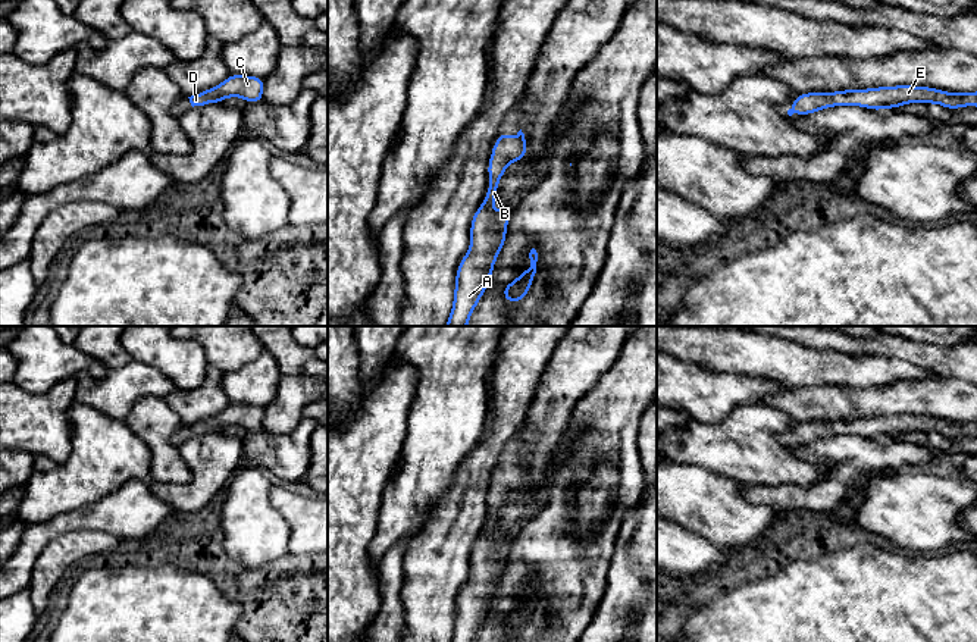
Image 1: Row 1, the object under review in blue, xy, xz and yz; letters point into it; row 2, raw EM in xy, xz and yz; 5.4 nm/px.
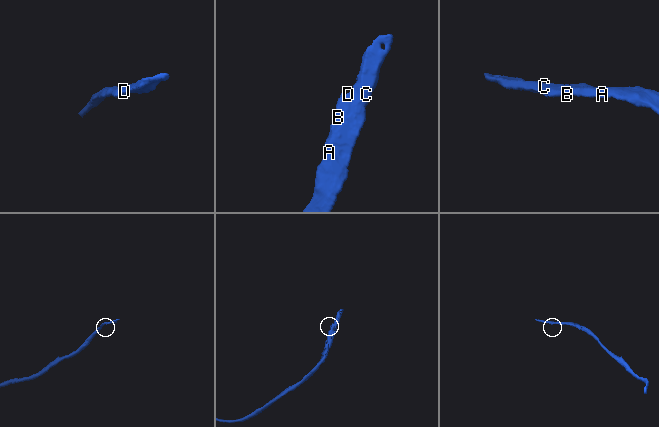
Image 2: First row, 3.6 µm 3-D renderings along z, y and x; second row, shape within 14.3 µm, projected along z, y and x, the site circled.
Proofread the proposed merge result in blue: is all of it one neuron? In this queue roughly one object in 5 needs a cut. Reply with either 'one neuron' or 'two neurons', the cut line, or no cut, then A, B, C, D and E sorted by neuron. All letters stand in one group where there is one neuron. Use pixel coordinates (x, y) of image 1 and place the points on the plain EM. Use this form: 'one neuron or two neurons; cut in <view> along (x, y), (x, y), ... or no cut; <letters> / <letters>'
one neuron; no cut; A B C D E

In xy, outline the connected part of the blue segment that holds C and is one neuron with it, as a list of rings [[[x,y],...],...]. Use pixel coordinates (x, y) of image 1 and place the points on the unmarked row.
[[[229,404],[223,411],[210,419],[188,426],[191,435],[204,435],[210,432],[222,432],[229,426],[244,428],[247,432],[263,430],[264,408],[250,404]]]

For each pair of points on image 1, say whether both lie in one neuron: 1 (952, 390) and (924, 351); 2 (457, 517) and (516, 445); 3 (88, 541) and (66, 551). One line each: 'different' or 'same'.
1: different
2: different
3: same

